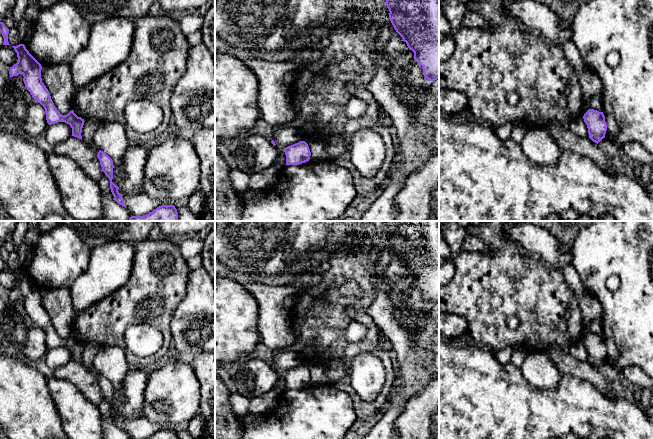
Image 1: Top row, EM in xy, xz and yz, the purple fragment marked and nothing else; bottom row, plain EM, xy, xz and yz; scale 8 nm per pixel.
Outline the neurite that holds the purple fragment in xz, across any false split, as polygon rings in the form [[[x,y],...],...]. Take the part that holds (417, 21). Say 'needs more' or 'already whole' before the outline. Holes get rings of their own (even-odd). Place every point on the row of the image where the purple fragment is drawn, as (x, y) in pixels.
already whole; [[[386,0],[389,9],[389,19],[396,30],[414,52],[414,60],[423,69],[423,75],[430,81],[439,78],[439,0]]]

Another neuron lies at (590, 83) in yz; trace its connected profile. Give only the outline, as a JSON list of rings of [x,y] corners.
[[[572,41],[566,42],[563,49],[566,58],[578,76],[583,98],[583,108],[581,112],[581,117],[583,117],[590,109],[589,102],[592,96],[603,93],[603,84],[599,76],[585,65],[585,61]]]

